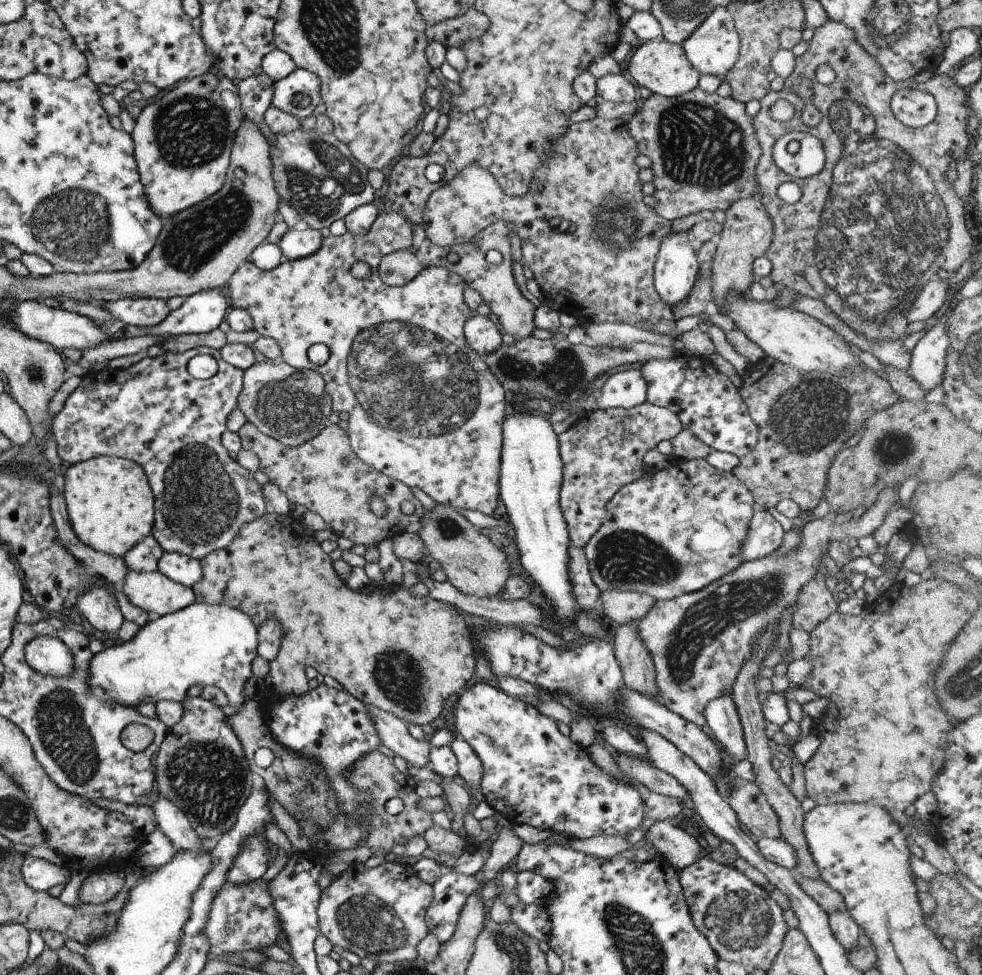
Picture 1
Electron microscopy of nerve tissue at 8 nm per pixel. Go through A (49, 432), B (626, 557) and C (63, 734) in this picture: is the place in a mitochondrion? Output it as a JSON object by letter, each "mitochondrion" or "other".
{"A":"other","B":"mitochondrion","C":"mitochondrion"}

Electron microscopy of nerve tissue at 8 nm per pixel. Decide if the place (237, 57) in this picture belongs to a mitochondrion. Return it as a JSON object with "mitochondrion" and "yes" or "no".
{"mitochondrion":"no"}

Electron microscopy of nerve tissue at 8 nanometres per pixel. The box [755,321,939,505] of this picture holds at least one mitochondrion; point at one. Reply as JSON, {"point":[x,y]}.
{"point":[803,420]}

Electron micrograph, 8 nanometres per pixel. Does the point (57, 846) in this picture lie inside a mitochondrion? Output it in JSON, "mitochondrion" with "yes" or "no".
{"mitochondrion":"no"}

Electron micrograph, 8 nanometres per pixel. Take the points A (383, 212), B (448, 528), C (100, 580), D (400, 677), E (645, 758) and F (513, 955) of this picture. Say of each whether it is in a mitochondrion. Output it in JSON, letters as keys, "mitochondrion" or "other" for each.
{"A":"other","B":"mitochondrion","C":"other","D":"mitochondrion","E":"other","F":"mitochondrion"}

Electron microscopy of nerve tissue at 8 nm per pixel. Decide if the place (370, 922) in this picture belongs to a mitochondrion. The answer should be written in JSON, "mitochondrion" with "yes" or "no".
{"mitochondrion":"yes"}

